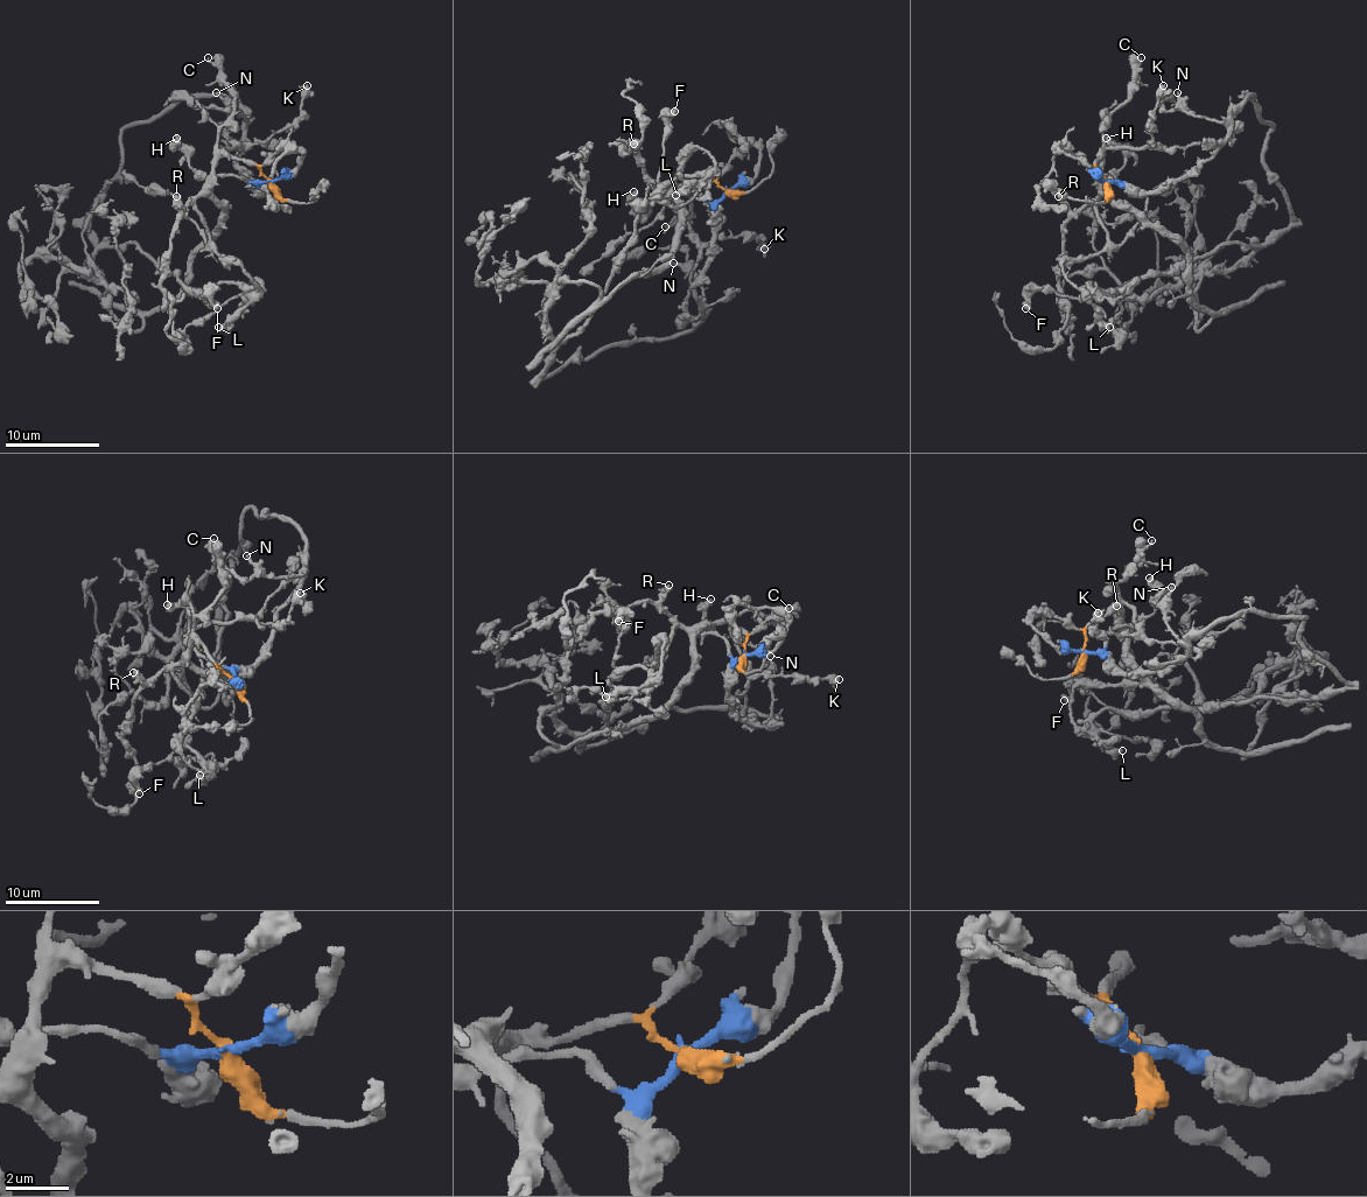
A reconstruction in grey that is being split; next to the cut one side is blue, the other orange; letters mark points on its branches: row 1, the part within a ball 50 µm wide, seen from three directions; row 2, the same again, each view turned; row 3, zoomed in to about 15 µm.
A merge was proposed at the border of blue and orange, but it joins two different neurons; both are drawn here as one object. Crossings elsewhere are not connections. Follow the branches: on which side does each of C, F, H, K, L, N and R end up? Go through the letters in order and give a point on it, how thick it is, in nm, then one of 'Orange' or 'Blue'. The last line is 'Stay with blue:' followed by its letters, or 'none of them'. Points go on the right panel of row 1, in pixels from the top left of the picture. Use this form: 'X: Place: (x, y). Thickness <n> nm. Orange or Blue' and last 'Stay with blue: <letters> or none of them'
C: Place: (1141, 57). Thickness 180 nm. Orange
F: Place: (1025, 308). Thickness 460 nm. Blue
H: Place: (1106, 138). Thickness 500 nm. Blue
K: Place: (1163, 85). Thickness 480 nm. Orange
L: Place: (1109, 327). Thickness 550 nm. Orange
N: Place: (1177, 92). Thickness 240 nm. Blue
R: Place: (1058, 196). Thickness 500 nm. Orange
Stay with blue: F, H, N

